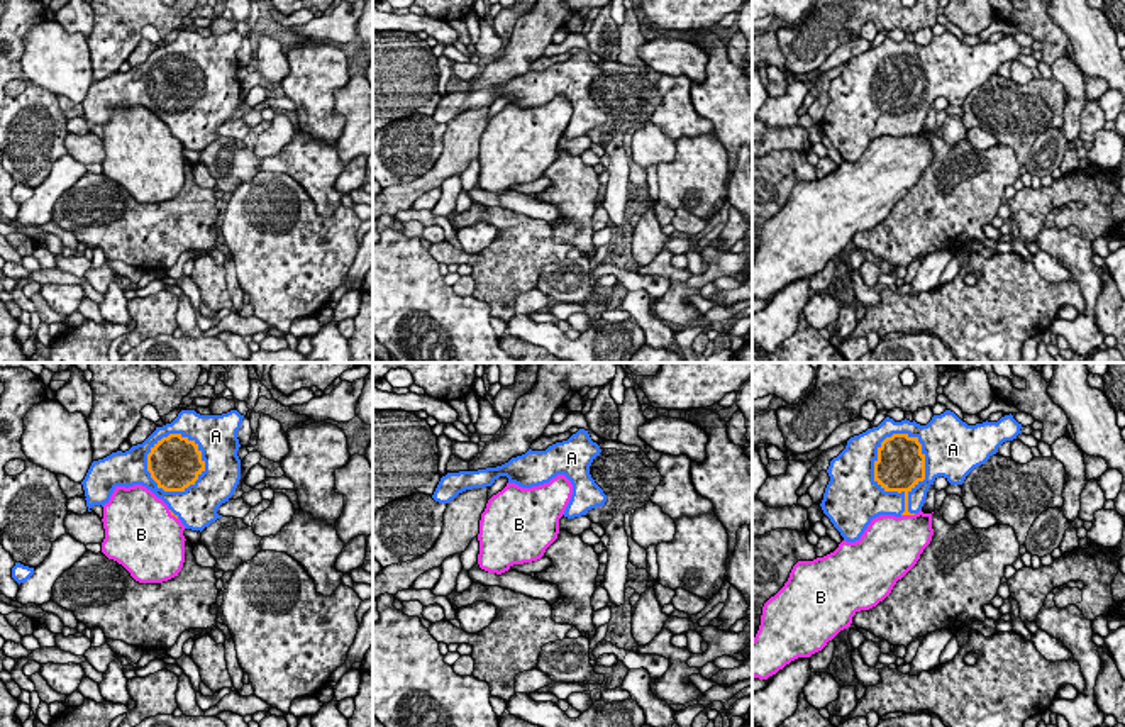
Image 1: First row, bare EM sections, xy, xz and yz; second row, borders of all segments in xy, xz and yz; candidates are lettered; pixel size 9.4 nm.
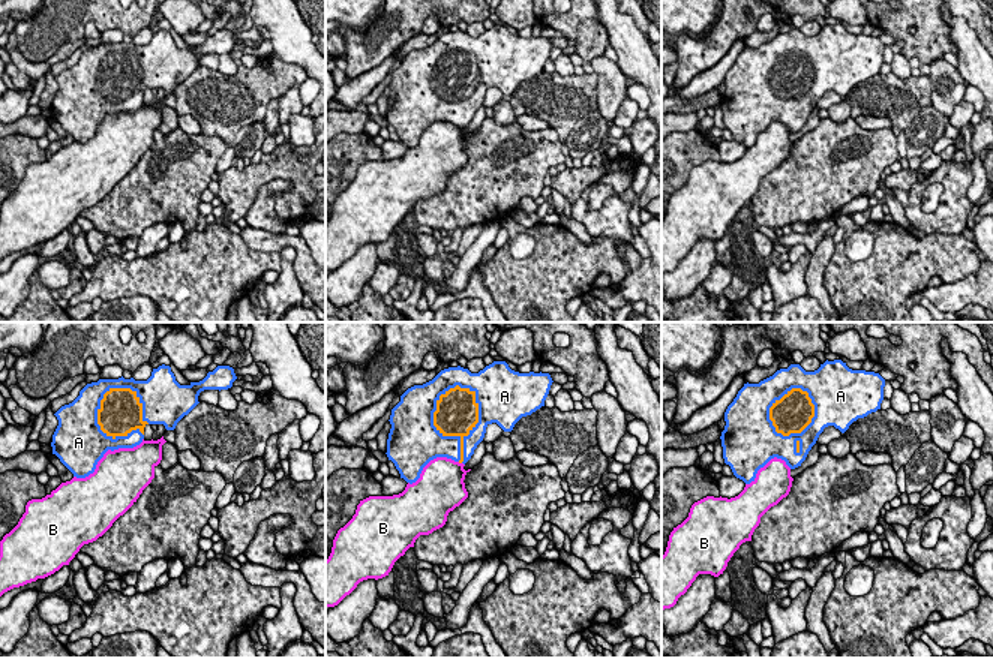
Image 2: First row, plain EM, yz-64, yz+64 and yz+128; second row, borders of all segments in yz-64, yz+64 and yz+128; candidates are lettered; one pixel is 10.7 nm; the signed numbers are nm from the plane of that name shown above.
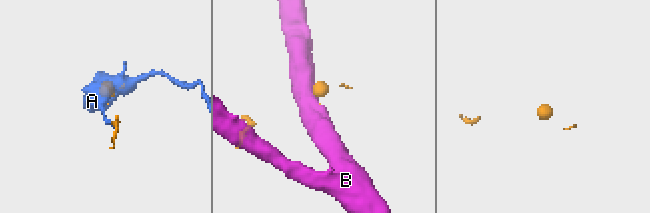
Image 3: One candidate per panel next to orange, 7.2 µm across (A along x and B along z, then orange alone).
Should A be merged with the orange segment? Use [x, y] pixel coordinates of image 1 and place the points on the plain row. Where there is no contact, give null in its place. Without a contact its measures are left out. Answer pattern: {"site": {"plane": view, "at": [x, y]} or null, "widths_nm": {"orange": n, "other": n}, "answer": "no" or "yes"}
{"site": {"plane": "yz", "at": [924, 87]}, "widths_nm": {"orange": 460, "other": 420}, "answer": "yes"}

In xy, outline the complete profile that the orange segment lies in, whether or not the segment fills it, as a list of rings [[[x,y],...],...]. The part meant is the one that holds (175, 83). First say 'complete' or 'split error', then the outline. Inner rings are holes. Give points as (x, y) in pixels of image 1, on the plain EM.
split error; [[[181,31],[178,37],[156,51],[129,71],[112,73],[110,76],[93,81],[85,100],[85,120],[88,132],[93,125],[108,124],[117,107],[142,105],[161,119],[171,136],[181,141],[185,149],[203,151],[220,139],[217,129],[229,122],[241,100],[241,68],[237,51],[244,36],[230,31],[222,36],[200,36],[195,31]]]

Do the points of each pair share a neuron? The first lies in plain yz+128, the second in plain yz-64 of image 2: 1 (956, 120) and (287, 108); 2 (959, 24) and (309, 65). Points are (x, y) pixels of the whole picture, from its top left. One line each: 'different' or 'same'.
1: same
2: same

